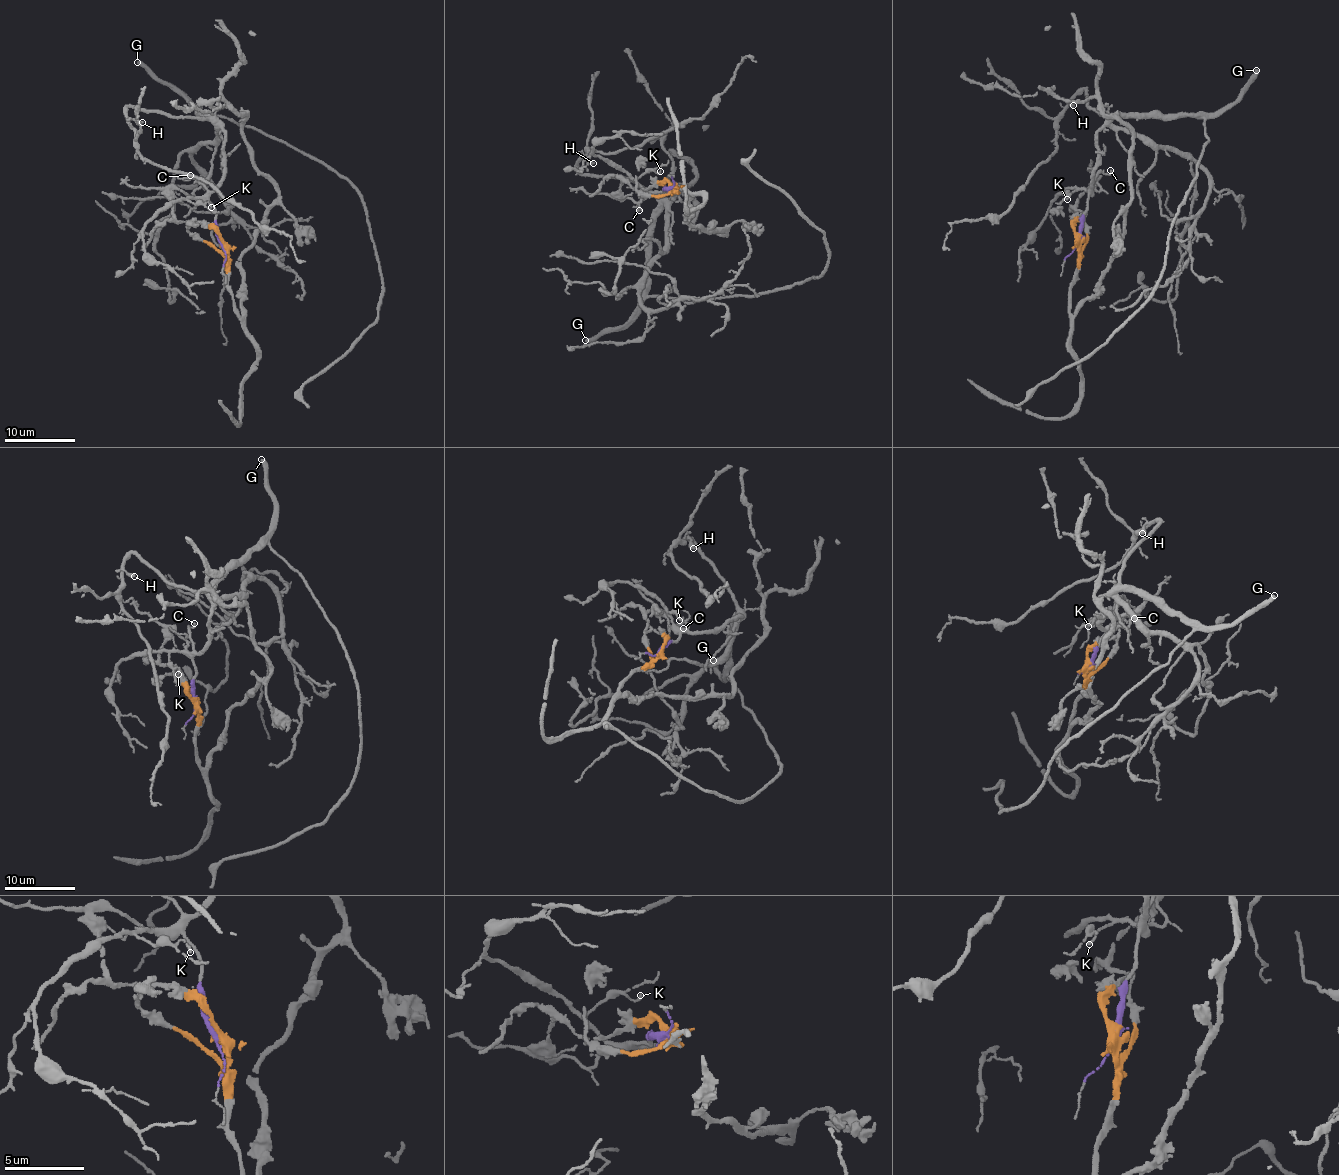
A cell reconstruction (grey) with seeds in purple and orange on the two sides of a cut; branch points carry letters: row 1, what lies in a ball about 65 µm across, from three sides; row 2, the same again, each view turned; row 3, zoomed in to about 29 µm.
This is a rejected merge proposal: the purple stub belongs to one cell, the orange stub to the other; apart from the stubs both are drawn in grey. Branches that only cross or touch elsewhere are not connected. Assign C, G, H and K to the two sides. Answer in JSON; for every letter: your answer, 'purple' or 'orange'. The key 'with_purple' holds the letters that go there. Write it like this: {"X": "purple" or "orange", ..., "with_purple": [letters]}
{"C": "purple", "G": "purple", "H": "purple", "K": "purple", "with_purple": ["C", "G", "H", "K"]}

